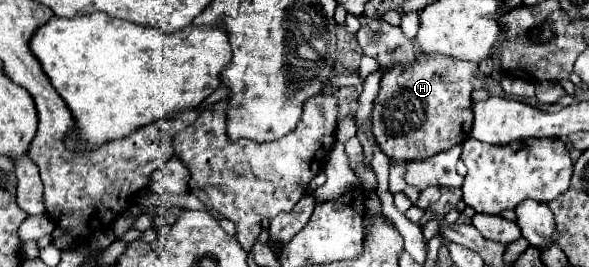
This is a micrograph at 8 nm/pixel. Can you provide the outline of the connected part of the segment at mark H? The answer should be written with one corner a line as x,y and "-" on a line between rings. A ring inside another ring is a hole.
419,55
411,67
395,65
391,67
381,81
381,91
373,101
373,135
393,161
417,161
433,157
441,151
451,149
453,145
463,143
469,137
473,125
473,99
471,93
475,89
487,89
487,83
479,75
477,63
467,63
453,59
449,55

